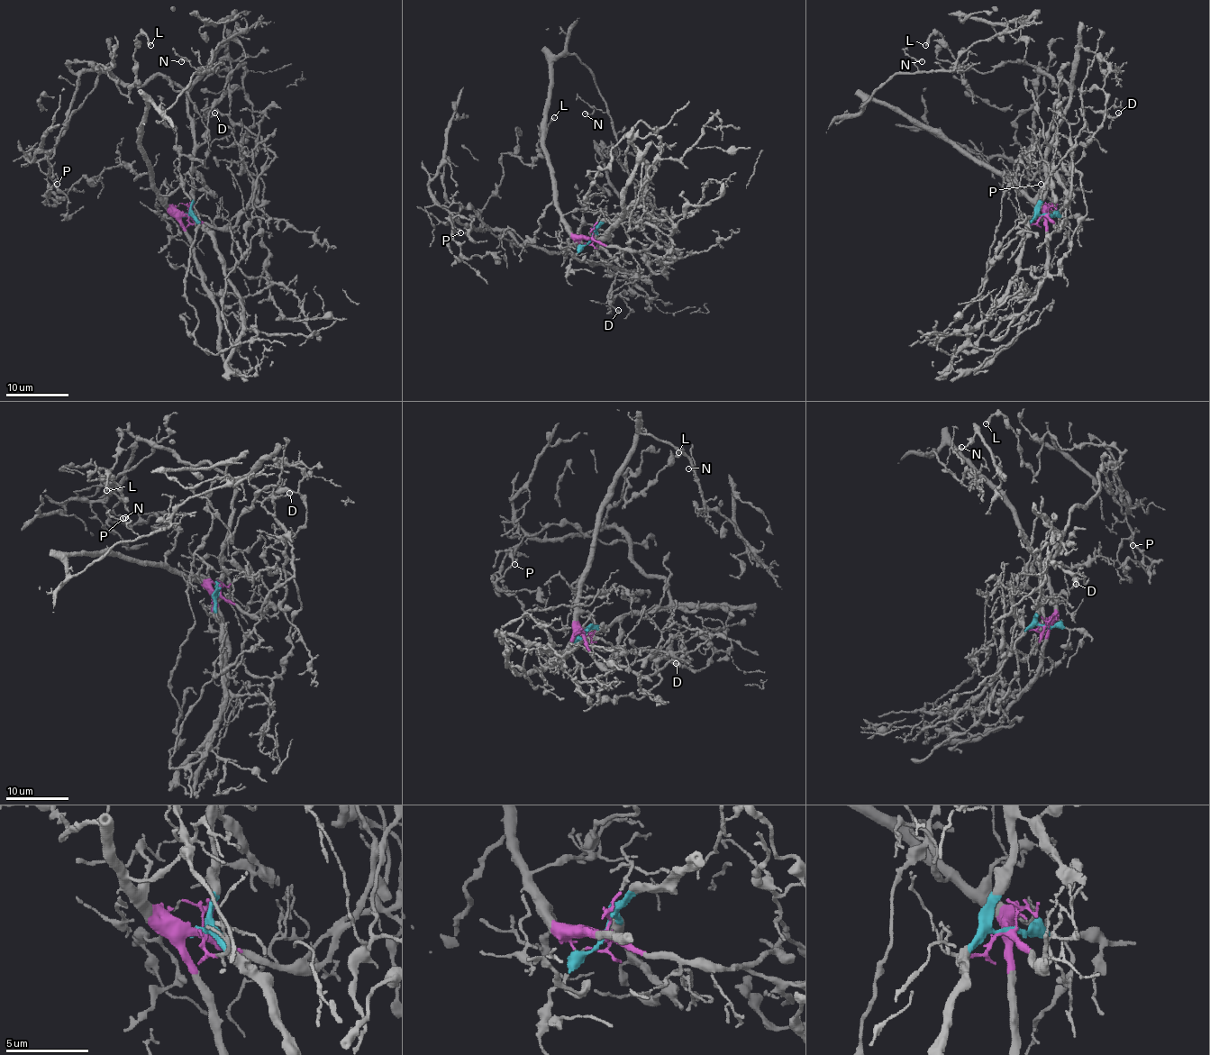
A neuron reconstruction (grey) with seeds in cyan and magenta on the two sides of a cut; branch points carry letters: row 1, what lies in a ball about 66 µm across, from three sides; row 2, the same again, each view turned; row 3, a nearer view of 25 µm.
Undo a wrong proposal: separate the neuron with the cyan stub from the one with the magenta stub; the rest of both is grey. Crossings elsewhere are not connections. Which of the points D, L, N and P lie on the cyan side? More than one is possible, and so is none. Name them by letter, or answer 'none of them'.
L, P

